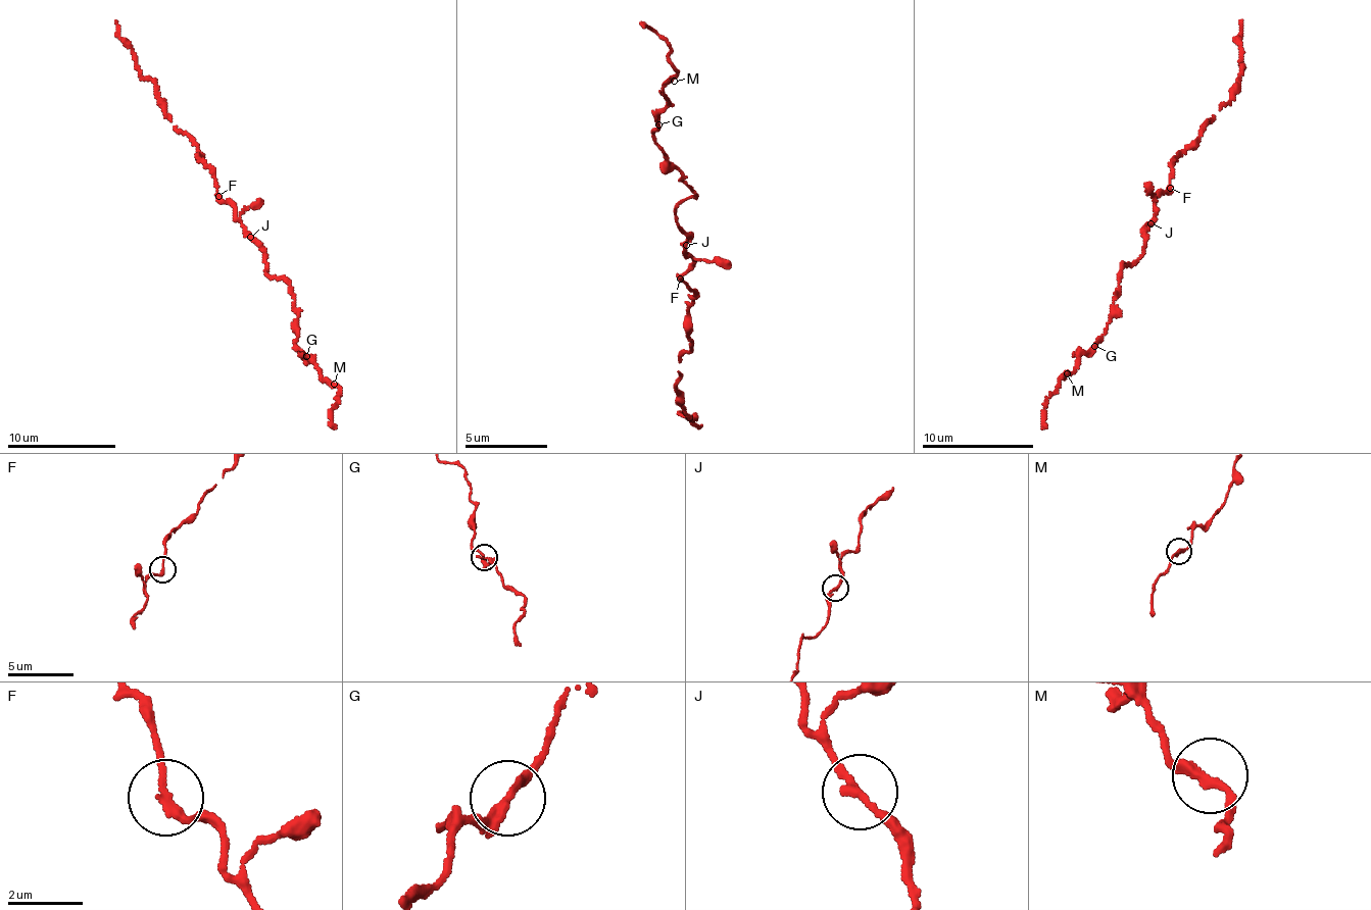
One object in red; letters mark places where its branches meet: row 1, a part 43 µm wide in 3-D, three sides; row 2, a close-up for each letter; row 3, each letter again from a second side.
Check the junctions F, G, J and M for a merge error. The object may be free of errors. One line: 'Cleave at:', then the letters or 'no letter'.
Cleave at: no letter

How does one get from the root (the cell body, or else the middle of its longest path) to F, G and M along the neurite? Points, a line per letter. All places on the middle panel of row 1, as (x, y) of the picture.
F: (682, 251), (692, 258), (680, 279)
G: (682, 251), (689, 235), (676, 225), (676, 212), (695, 194), (654, 140), (658, 124)
M: (682, 251), (689, 235), (676, 225), (676, 212), (695, 194), (653, 133), (665, 84), (674, 81)

